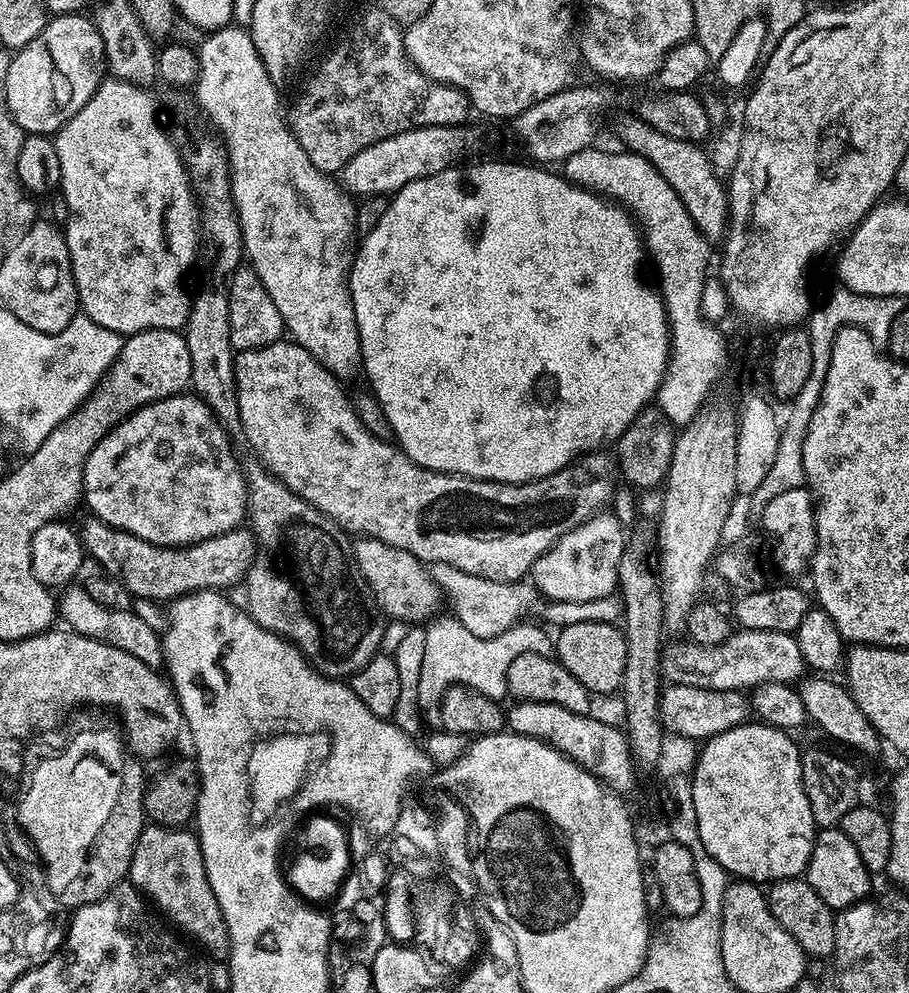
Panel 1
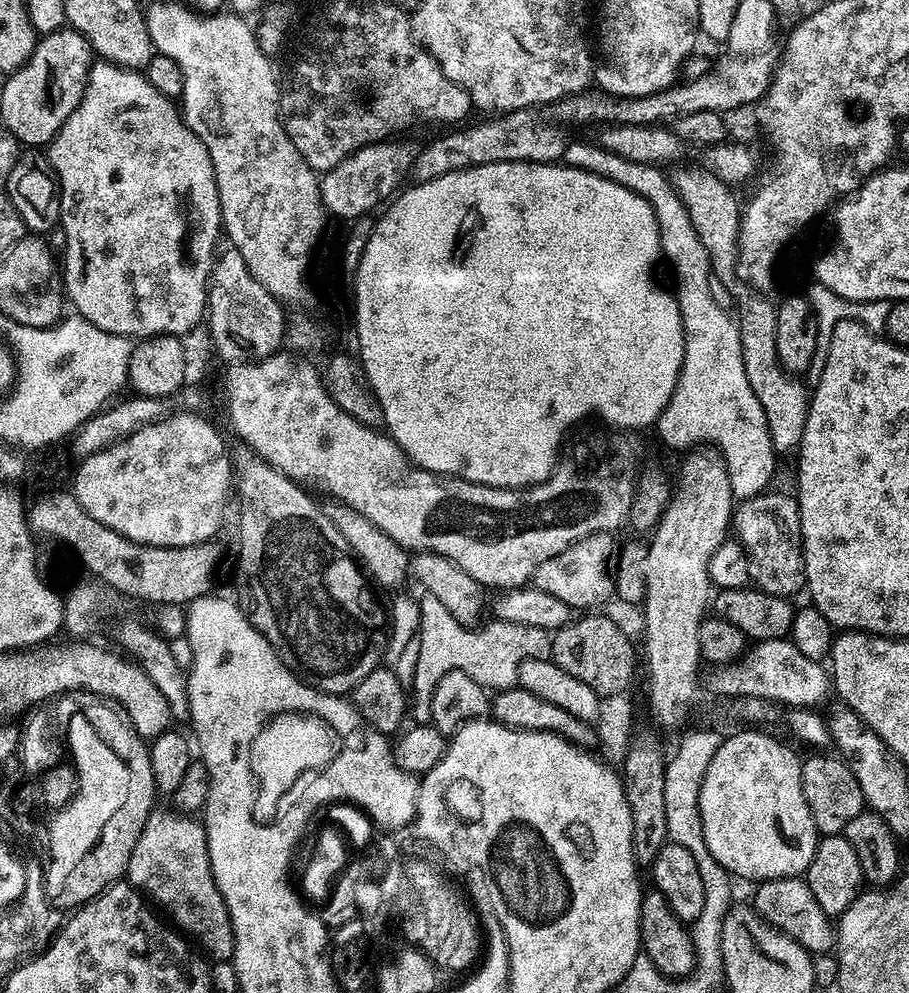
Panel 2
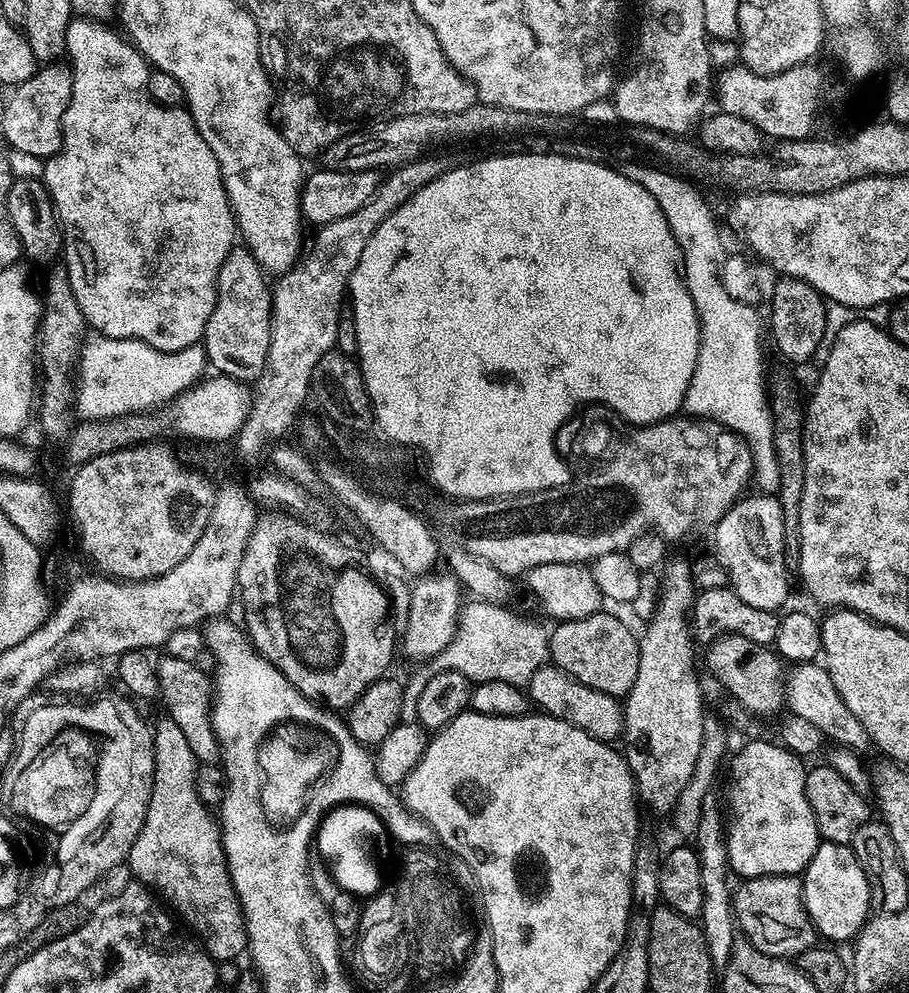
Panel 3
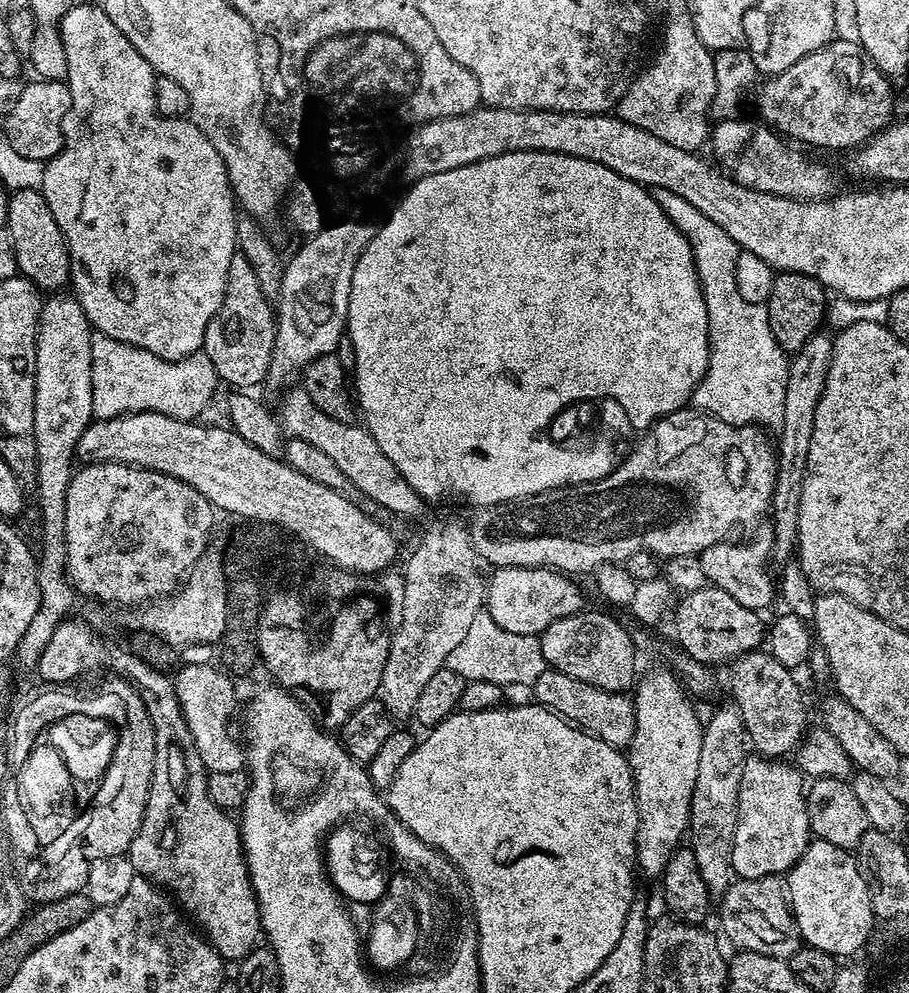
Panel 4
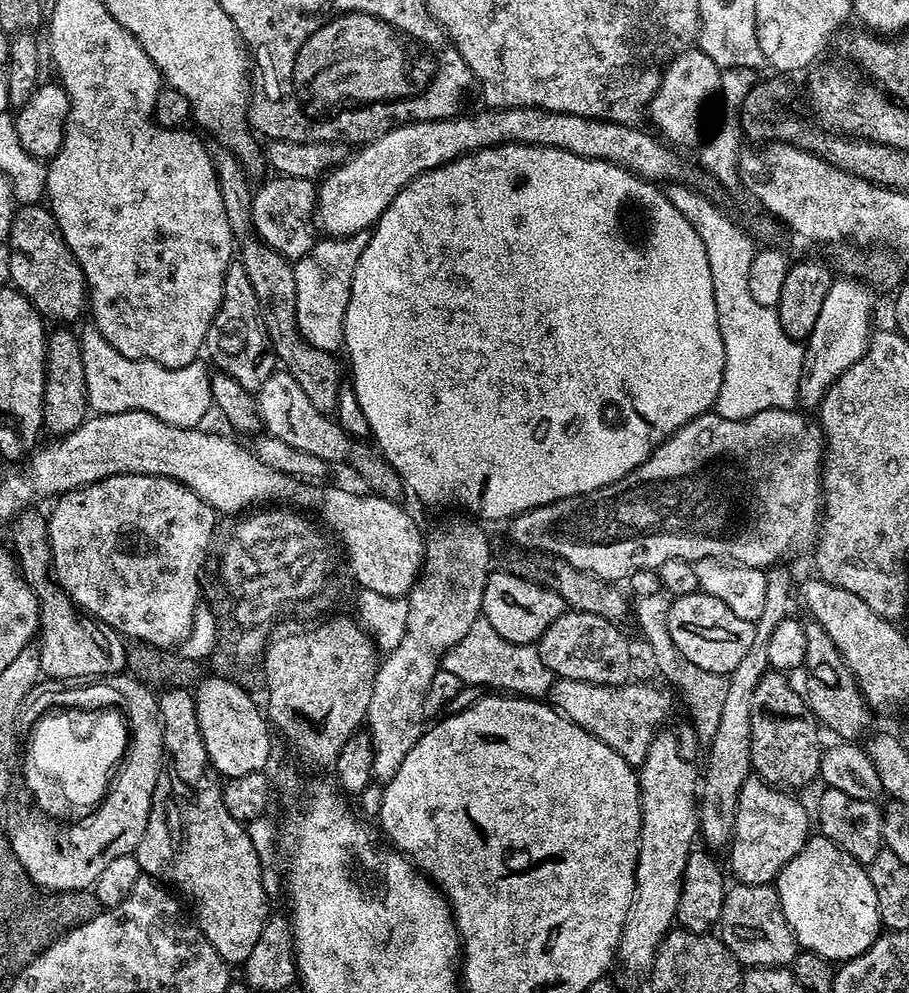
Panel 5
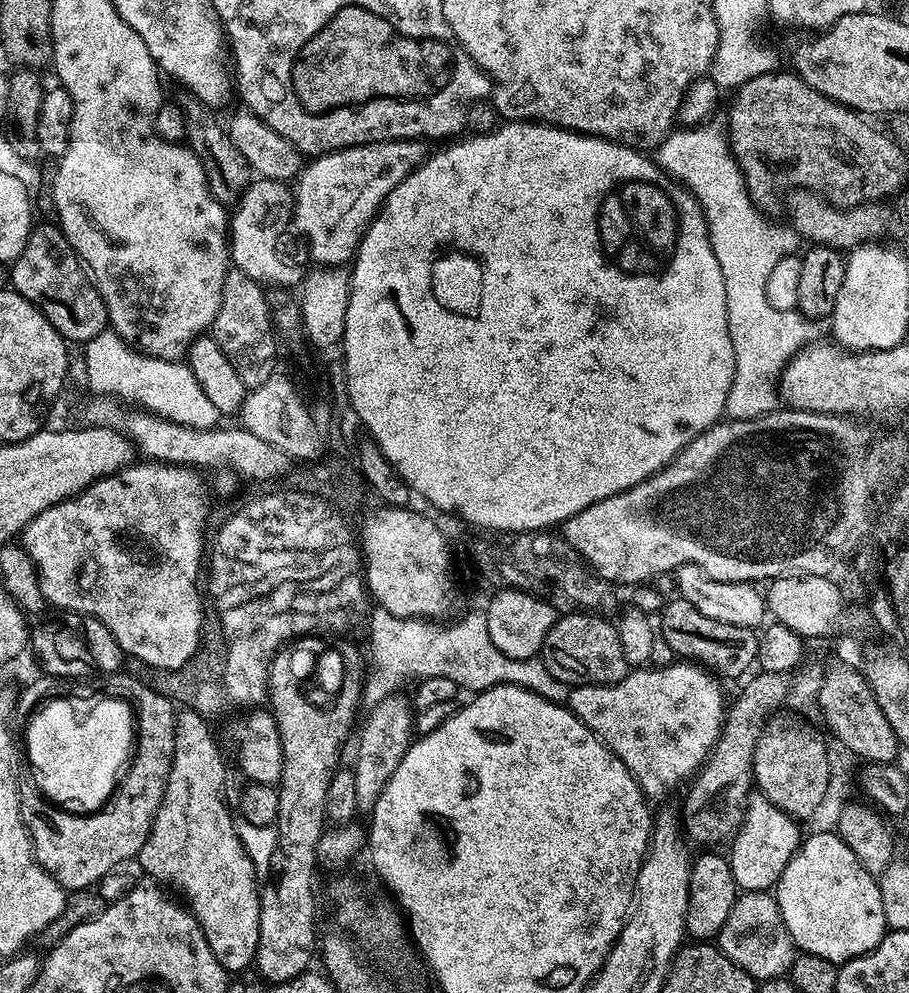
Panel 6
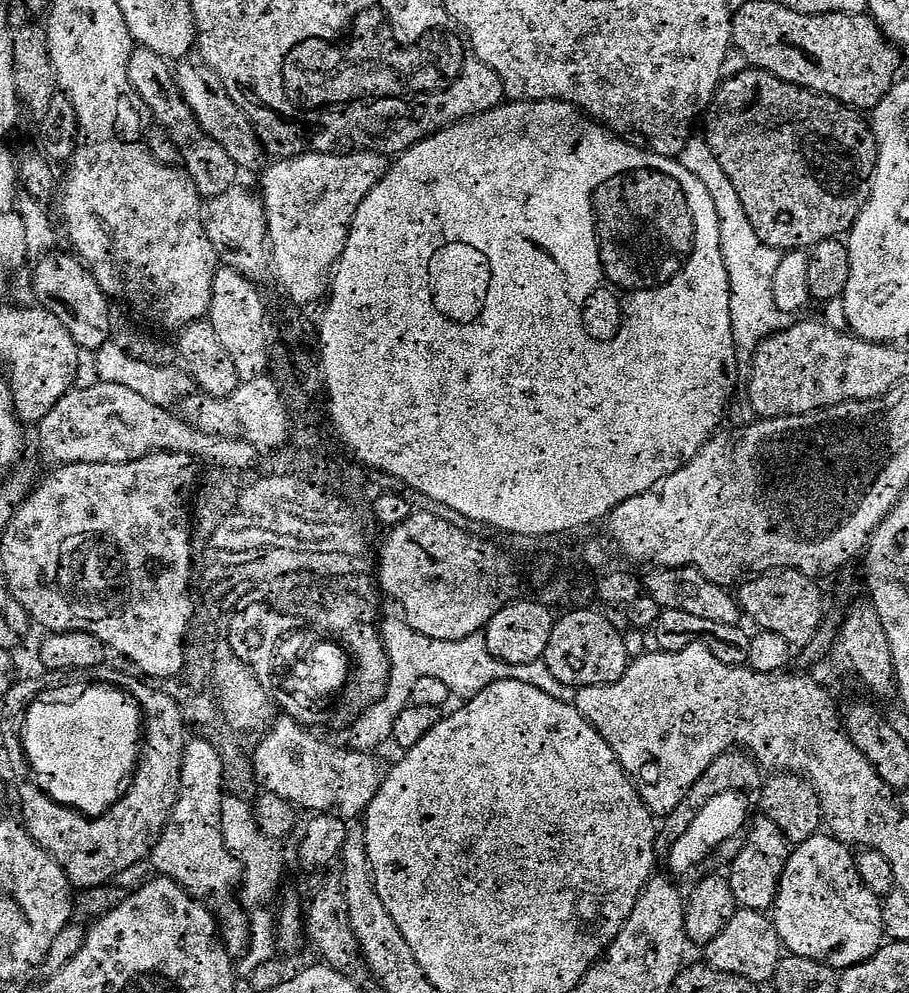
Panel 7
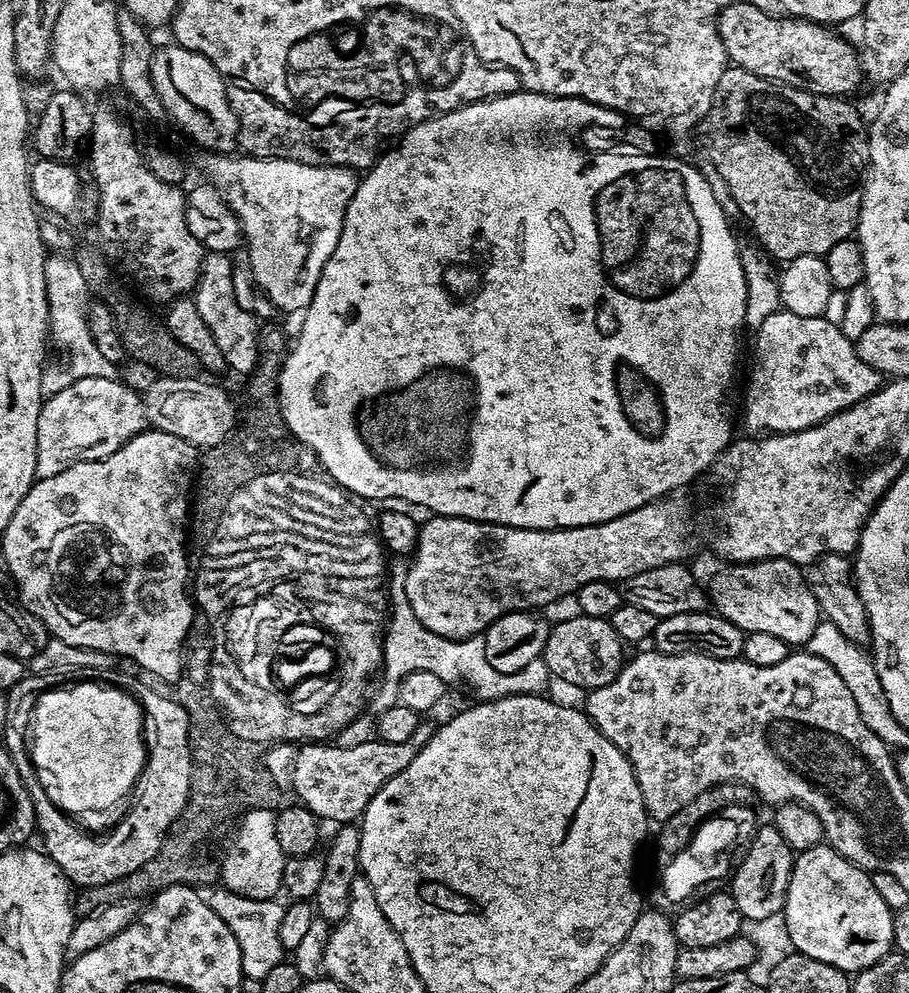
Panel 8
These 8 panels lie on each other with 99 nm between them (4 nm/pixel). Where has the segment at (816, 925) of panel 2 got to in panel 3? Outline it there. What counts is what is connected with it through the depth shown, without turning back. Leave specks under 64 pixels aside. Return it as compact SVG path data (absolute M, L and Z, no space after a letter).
M799 875L753 876L734 892L735 923L743 939L767 956L794 958L817 943L818 933L804 905L804 886Z

